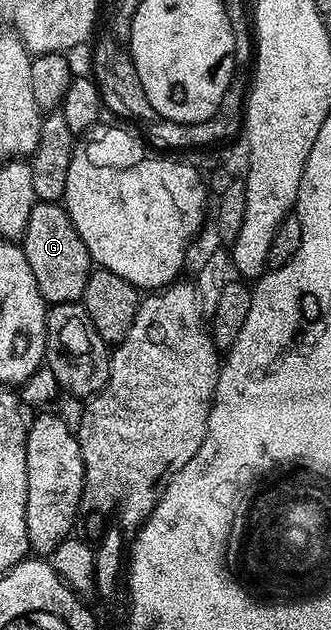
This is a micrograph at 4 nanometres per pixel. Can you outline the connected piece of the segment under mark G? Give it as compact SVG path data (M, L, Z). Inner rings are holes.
M36 200L33 211L29 211L29 227L25 227L25 235L21 239L21 244L25 251L25 259L29 259L29 268L33 271L33 279L37 279L37 287L48 306L70 301L78 302L82 298L85 287L89 283L93 262L81 235L77 235L77 227L73 227L71 216L62 204Z

